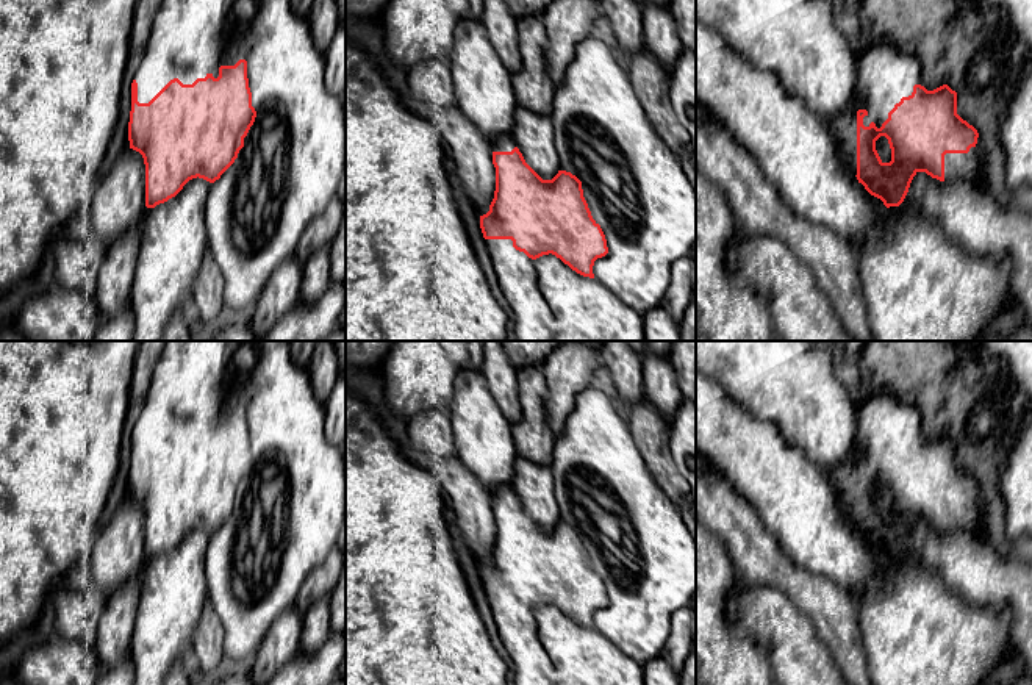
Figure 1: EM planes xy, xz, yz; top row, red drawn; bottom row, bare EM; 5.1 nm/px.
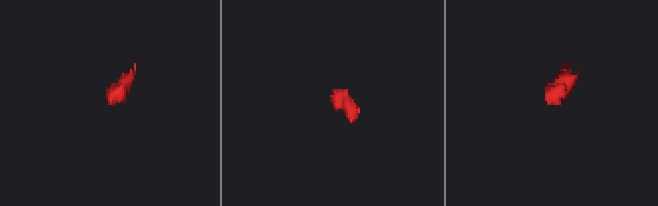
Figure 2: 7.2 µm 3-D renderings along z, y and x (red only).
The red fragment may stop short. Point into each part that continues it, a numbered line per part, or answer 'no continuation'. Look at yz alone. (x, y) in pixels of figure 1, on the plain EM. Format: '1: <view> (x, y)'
1: yz (884, 424)
2: yz (957, 516)

